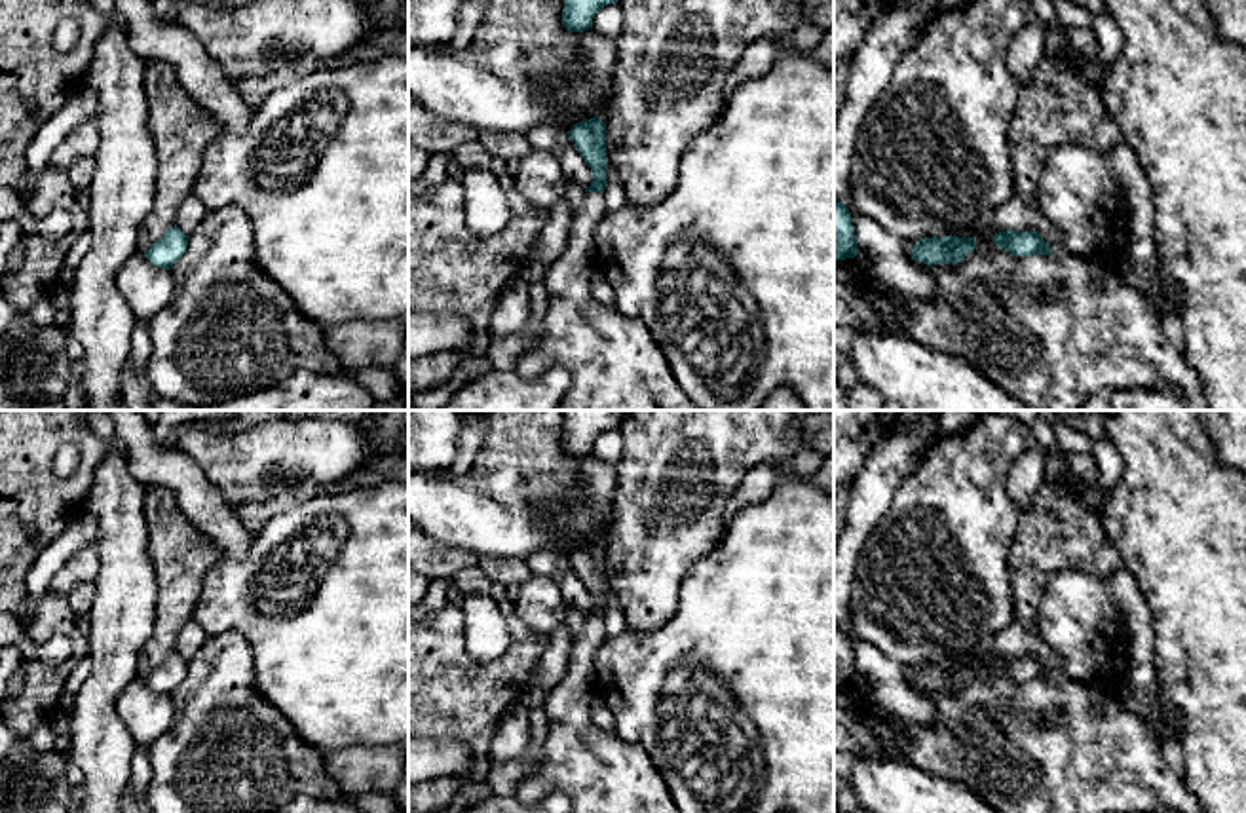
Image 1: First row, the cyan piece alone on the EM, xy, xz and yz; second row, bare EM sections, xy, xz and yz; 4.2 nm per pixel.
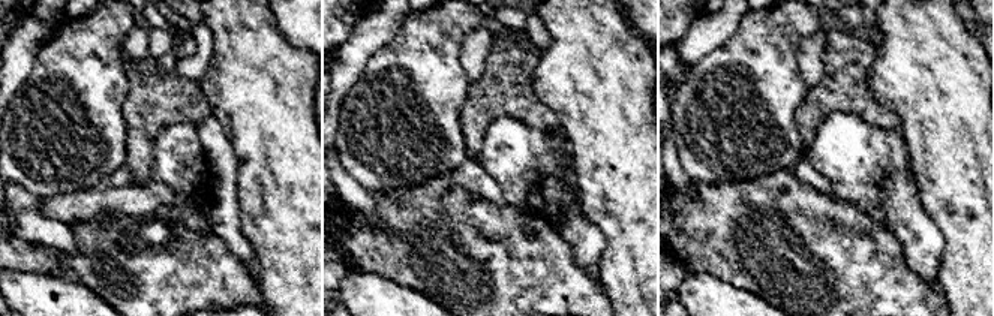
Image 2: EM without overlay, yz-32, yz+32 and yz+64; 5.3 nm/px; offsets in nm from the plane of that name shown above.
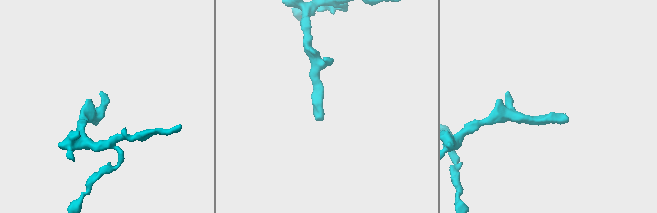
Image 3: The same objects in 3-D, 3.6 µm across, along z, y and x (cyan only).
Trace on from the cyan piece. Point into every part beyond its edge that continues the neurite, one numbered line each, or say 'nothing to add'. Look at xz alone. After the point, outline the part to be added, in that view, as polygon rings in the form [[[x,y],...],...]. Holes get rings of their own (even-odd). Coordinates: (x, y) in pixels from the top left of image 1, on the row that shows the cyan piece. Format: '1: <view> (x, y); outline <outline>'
1: xz (614, 363); outline [[[587,192],[572,213],[564,253],[545,274],[549,289],[541,342],[515,365],[522,378],[549,367],[570,374],[560,410],[701,410],[676,382],[648,325],[591,296],[596,224],[604,196]]]

